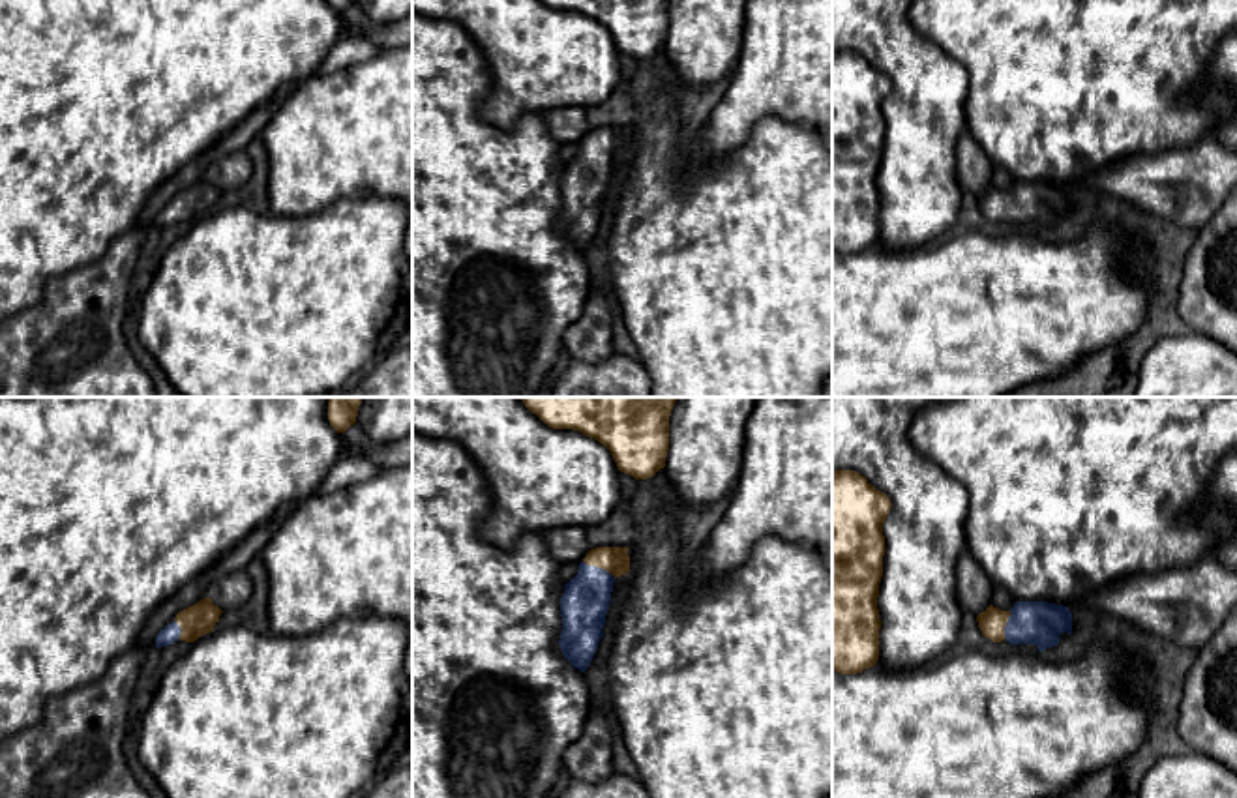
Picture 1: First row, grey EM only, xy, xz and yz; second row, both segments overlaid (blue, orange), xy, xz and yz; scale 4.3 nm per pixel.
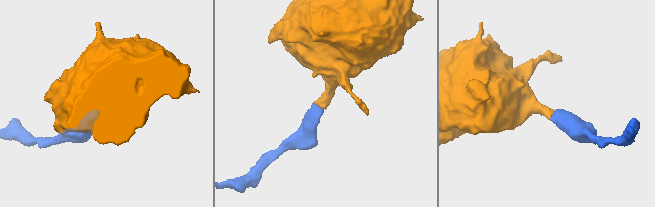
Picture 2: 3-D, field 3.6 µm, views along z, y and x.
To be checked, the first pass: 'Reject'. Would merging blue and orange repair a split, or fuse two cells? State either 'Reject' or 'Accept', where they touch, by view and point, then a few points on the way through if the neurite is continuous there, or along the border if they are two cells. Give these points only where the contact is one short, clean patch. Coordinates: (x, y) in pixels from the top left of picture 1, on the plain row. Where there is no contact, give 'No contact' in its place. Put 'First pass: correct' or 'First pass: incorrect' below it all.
Accept. Touches blue at xz (600, 148). Path across: xz (583, 186), (600, 148), (615, 141)
First pass: incorrect

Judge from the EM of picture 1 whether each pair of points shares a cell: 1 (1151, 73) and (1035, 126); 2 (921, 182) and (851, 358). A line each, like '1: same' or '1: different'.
1: same
2: different

